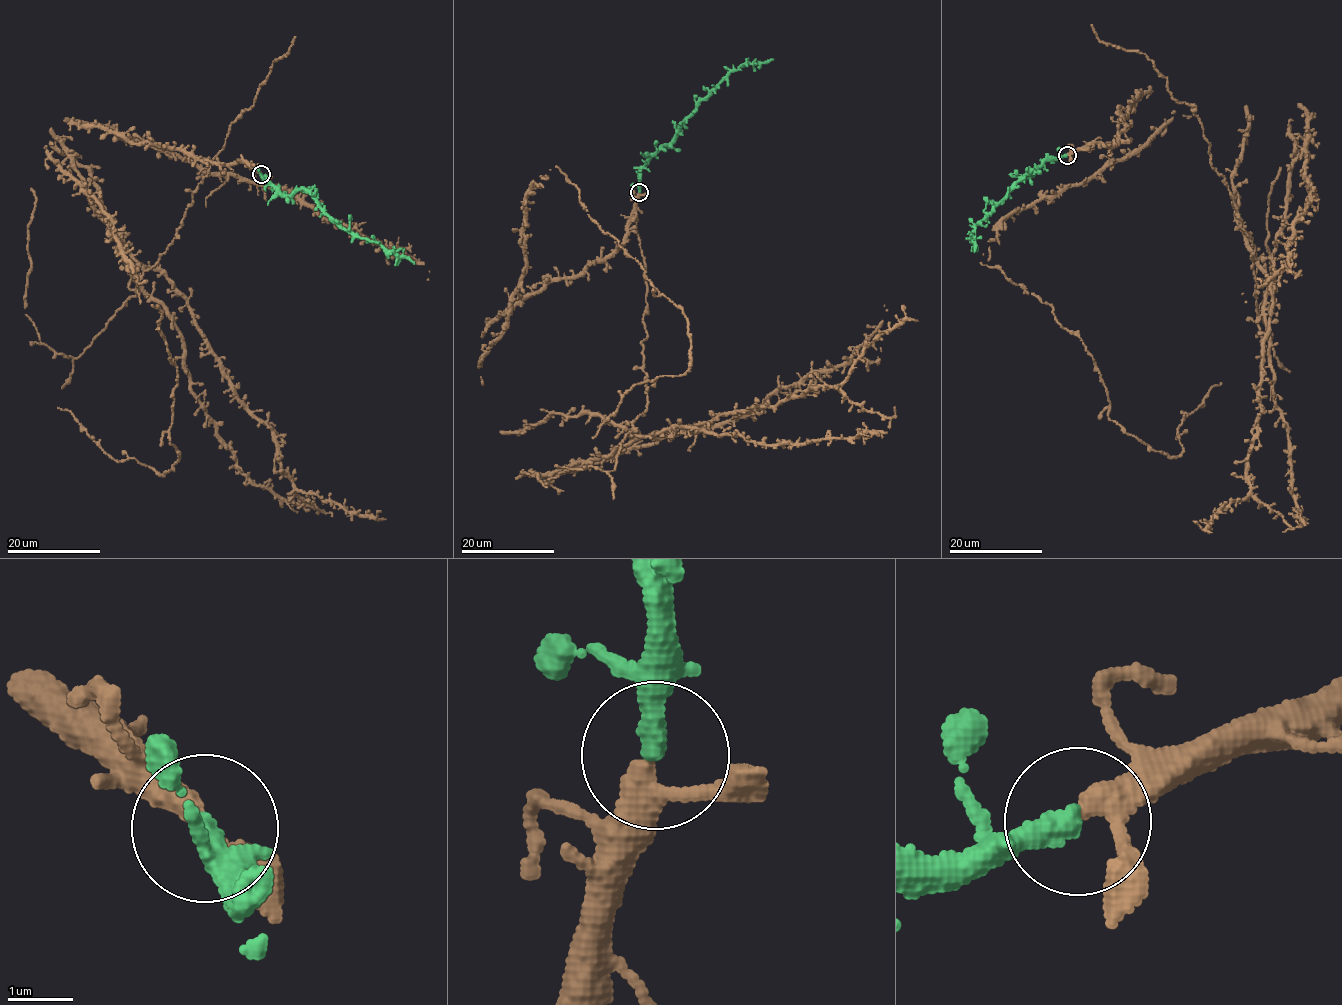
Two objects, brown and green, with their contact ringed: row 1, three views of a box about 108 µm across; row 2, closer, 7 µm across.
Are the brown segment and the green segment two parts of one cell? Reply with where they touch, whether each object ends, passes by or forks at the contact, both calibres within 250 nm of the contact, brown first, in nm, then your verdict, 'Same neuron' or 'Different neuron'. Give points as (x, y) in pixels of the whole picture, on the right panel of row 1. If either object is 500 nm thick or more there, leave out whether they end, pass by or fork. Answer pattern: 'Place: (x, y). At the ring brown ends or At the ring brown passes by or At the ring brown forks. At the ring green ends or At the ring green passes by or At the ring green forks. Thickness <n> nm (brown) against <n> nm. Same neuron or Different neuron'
Place: (1067, 155). At the ring brown passes by. At the ring green ends. Thickness 300 nm (brown) against 360 nm. Same neuron

